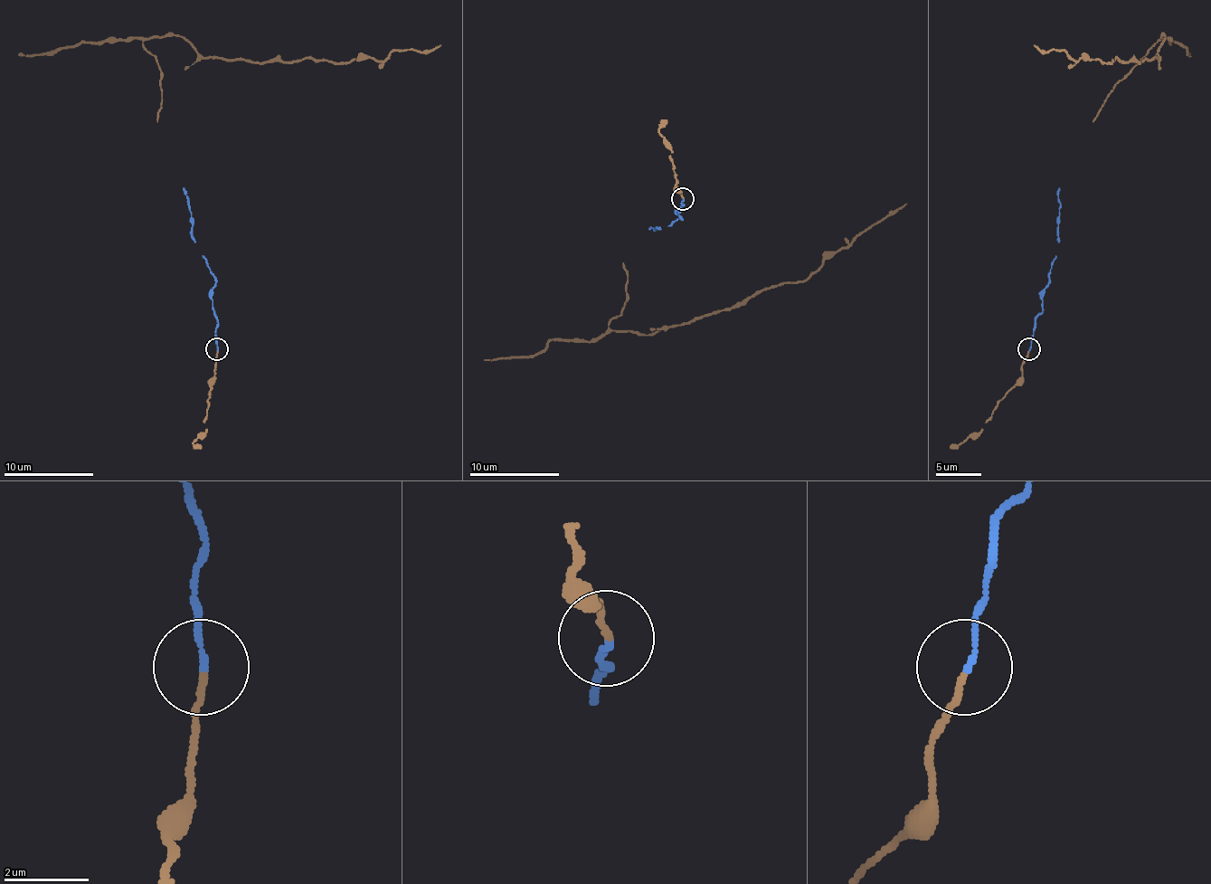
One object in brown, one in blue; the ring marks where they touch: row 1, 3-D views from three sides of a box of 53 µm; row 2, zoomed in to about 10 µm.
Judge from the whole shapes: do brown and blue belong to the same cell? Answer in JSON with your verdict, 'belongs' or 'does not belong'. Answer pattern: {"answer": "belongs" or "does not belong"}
{"answer": "belongs"}

